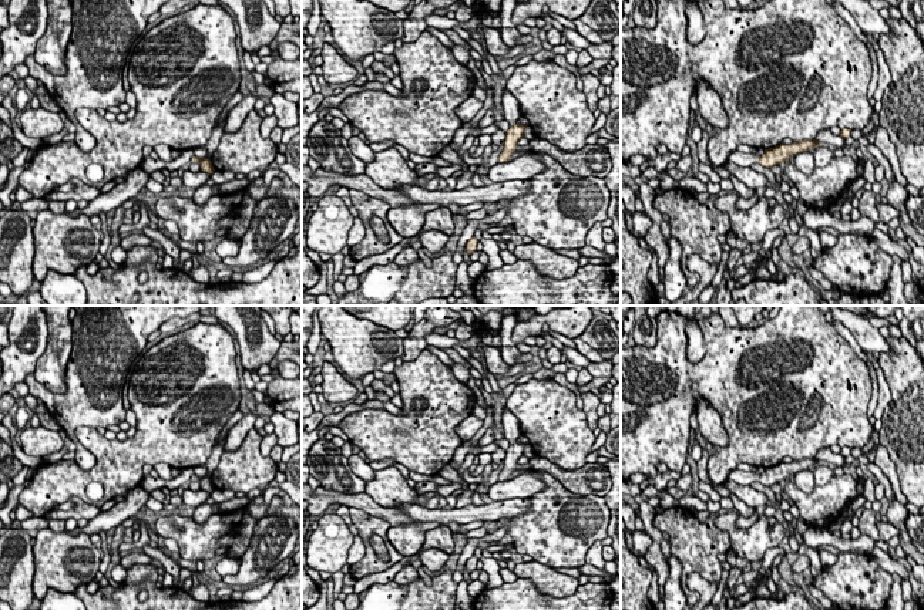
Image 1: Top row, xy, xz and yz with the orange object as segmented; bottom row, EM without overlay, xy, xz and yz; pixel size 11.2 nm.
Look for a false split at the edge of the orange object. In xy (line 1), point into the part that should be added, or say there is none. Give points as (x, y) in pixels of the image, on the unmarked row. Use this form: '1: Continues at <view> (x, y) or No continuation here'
1: No continuation here

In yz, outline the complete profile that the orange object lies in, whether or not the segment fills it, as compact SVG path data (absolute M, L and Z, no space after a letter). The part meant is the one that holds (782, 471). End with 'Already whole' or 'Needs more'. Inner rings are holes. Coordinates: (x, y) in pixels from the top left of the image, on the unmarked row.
M804 458L789 464L782 461L775 466L765 468L765 472L759 476L753 471L740 471L735 468L729 472L728 479L739 485L750 485L752 482L759 481L765 486L772 486L773 483L787 481L790 475L794 476L799 471L810 469L813 465L817 466L819 464L821 462L816 458Z. Needs more

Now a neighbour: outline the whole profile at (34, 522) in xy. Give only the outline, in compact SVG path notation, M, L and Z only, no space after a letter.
M31 516L31 518L28 518L28 519L24 519L23 522L21 522L21 528L24 529L24 530L41 530L41 529L46 529L46 528L48 528L48 520L47 519L44 519L44 518L38 518L38 516Z

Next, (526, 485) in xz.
M534 472L521 473L508 481L497 481L490 485L487 495L493 501L505 501L513 498L531 498L541 492L545 483L534 475Z

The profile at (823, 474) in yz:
M819 464L814 471L814 485L824 486L833 476L833 469L830 469L826 464Z

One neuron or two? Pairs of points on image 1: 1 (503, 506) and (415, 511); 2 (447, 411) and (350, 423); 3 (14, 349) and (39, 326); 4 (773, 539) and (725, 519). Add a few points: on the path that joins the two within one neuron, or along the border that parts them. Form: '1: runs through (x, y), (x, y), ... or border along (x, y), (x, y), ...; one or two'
1: runs through (481, 512), (436, 515); one
2: runs through (423, 427), (375, 428); one
3: runs through (16, 340), (17, 334), (26, 326), (30, 326); one
4: runs through (760, 538), (742, 538), (736, 532); one

